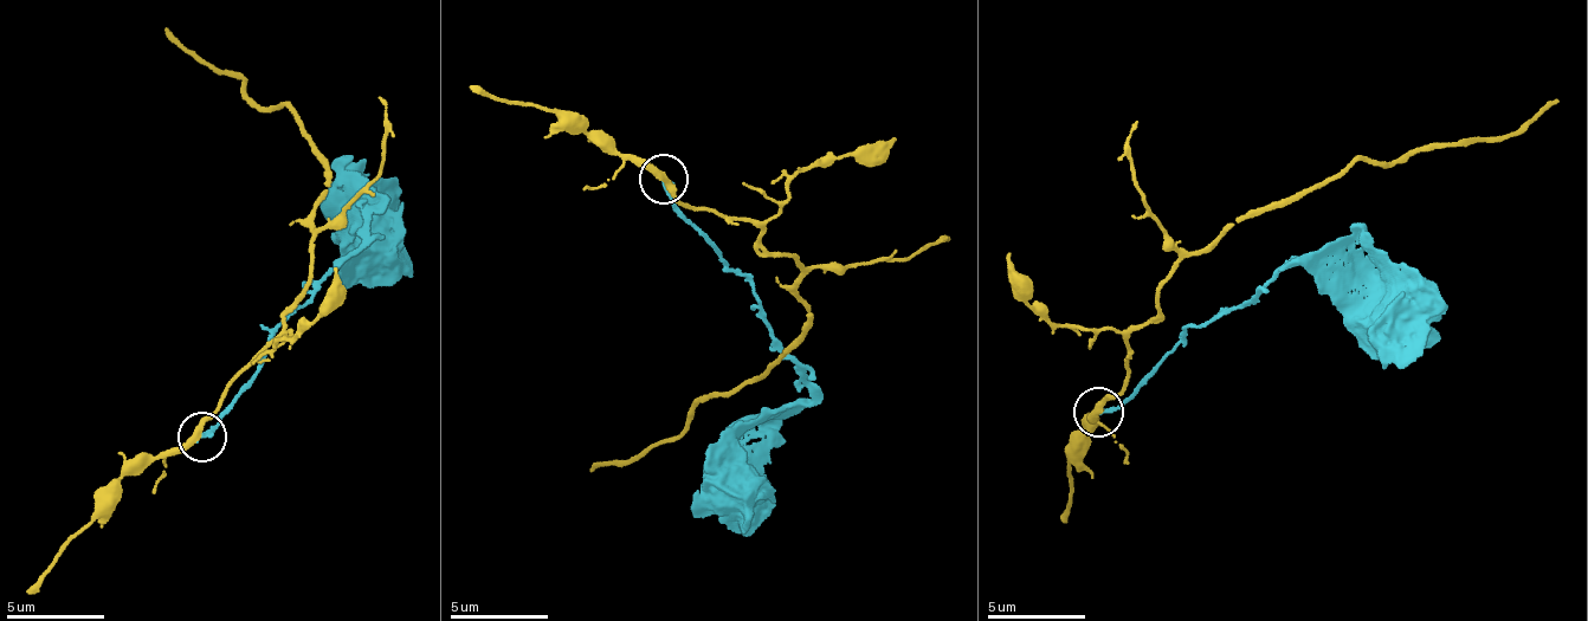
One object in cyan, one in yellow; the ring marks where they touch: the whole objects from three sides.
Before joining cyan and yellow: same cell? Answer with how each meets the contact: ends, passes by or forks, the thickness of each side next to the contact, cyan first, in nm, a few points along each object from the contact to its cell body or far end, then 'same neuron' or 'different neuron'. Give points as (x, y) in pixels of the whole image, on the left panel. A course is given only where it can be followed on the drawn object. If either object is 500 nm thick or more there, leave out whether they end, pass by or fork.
cyan ends | yellow passes by | 220/320 nm | cyan via (204, 435), (257, 372), (273, 330), (359, 246), (379, 204), (357, 212), (342, 231), (399, 199) | yellow via (199, 435), (234, 372), (282, 332), (327, 187), (288, 108), (252, 103), (240, 79), (175, 47), (165, 28) | different neuron

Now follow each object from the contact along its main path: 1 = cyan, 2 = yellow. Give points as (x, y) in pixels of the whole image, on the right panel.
1: (1098, 411), (1125, 400), (1188, 328), (1246, 306), (1284, 267), (1297, 264), (1366, 298), (1435, 306), (1443, 297)
2: (1101, 411), (1123, 387), (1130, 332), (1155, 315), (1161, 282), (1194, 252), (1356, 161), (1501, 140), (1559, 99)

